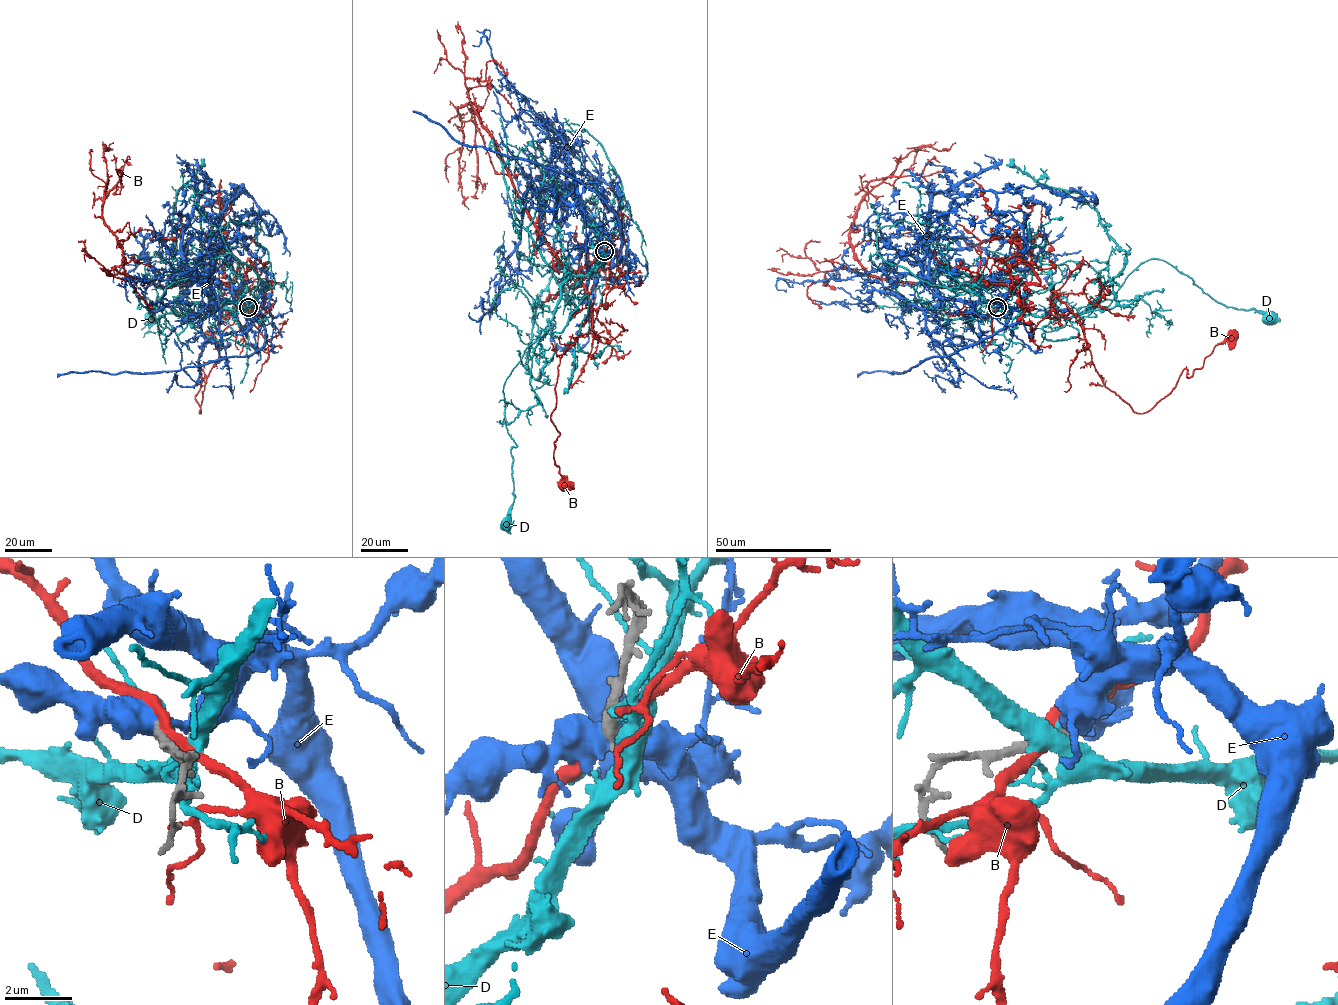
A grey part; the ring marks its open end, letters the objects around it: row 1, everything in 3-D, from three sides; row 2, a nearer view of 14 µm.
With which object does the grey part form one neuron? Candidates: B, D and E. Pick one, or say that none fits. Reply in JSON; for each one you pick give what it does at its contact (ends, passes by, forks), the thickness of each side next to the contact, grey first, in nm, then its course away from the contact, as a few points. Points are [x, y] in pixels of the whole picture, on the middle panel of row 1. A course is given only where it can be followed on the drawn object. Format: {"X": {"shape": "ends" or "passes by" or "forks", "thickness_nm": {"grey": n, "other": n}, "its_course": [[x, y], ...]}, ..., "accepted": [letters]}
{"accepted": []}

